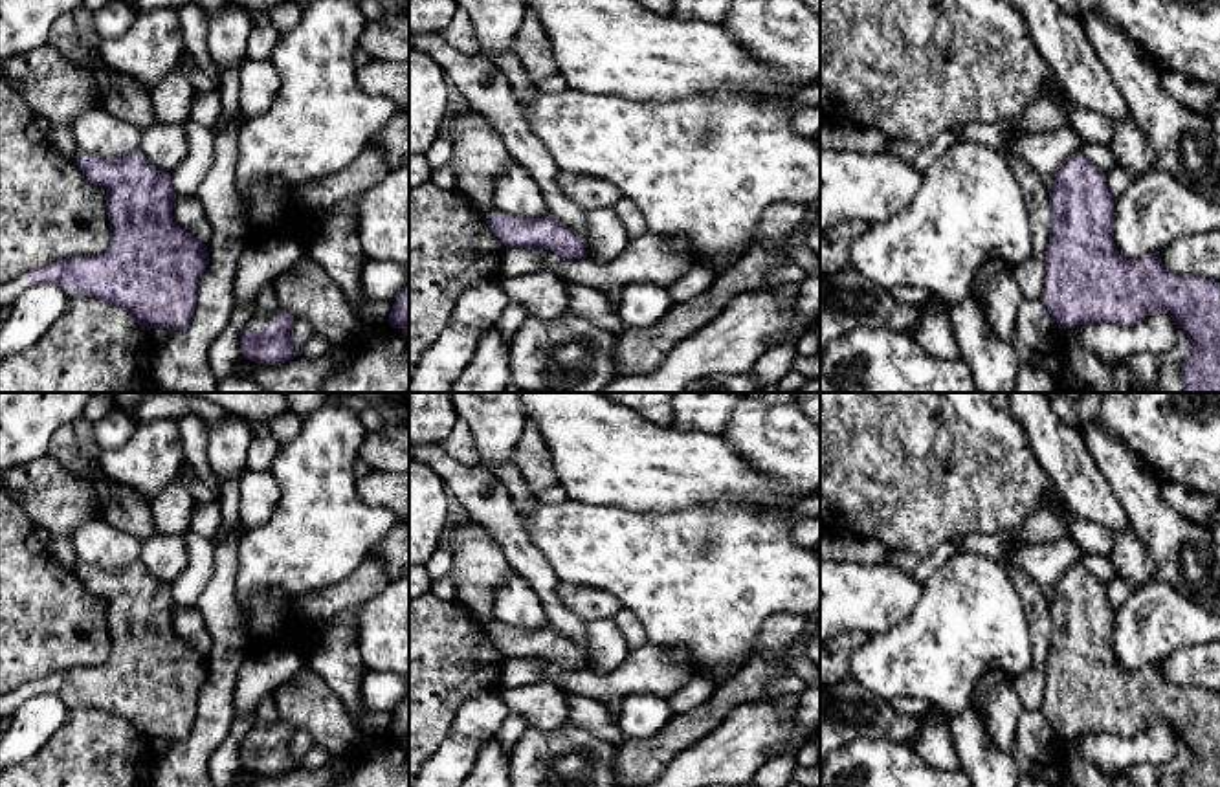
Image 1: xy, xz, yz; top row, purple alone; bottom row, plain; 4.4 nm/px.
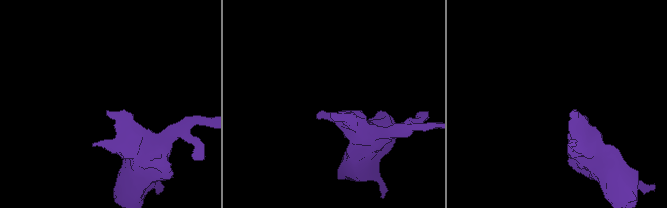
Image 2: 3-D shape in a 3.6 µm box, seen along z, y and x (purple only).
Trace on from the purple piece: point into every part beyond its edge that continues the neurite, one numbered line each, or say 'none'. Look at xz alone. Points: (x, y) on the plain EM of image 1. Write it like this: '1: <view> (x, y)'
none

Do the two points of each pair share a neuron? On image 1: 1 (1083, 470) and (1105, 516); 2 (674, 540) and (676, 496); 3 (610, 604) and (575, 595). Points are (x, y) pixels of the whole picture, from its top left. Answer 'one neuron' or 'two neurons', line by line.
1: one neuron
2: two neurons
3: one neuron

